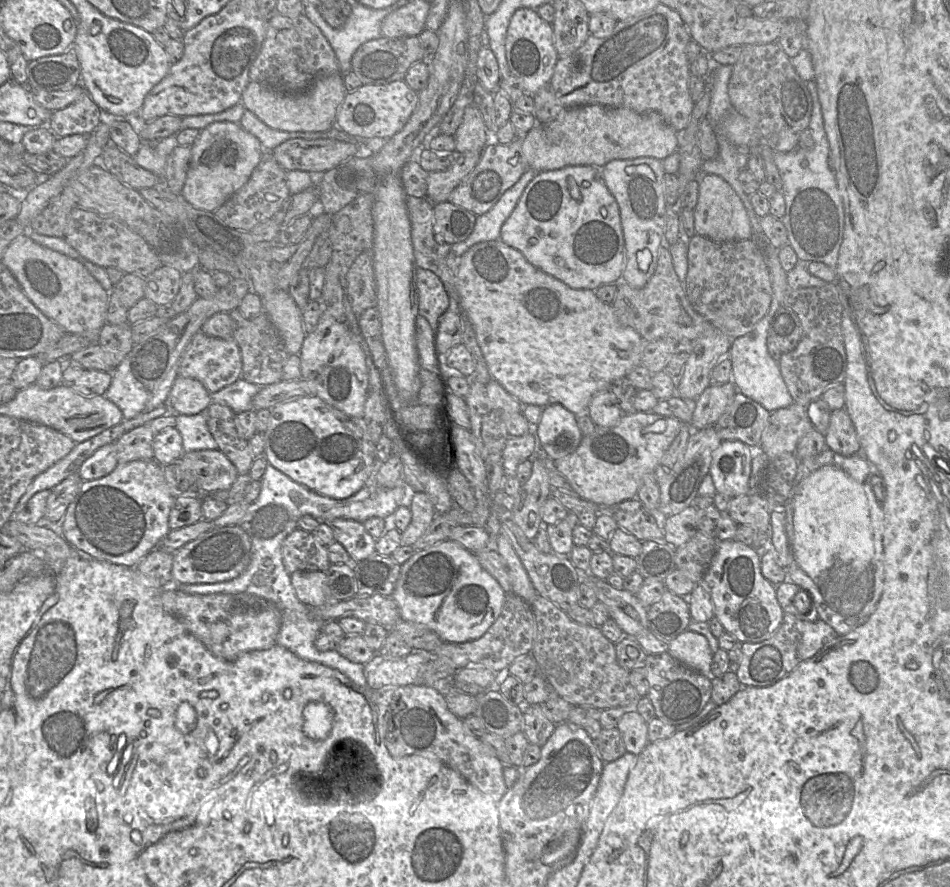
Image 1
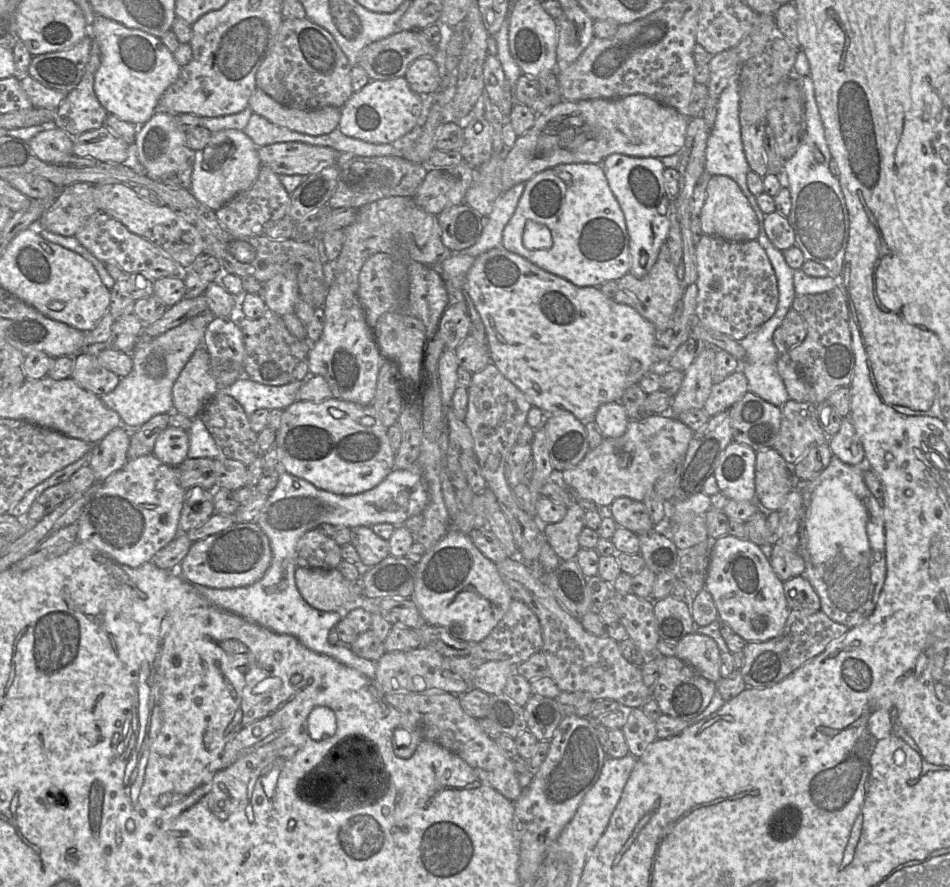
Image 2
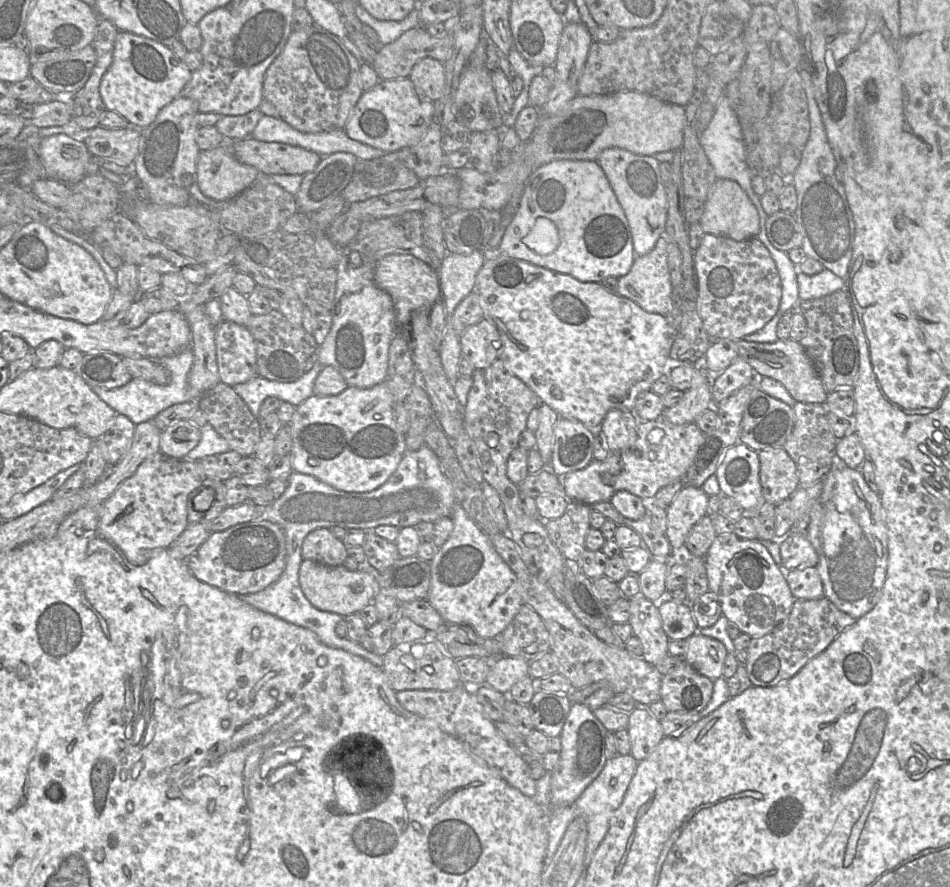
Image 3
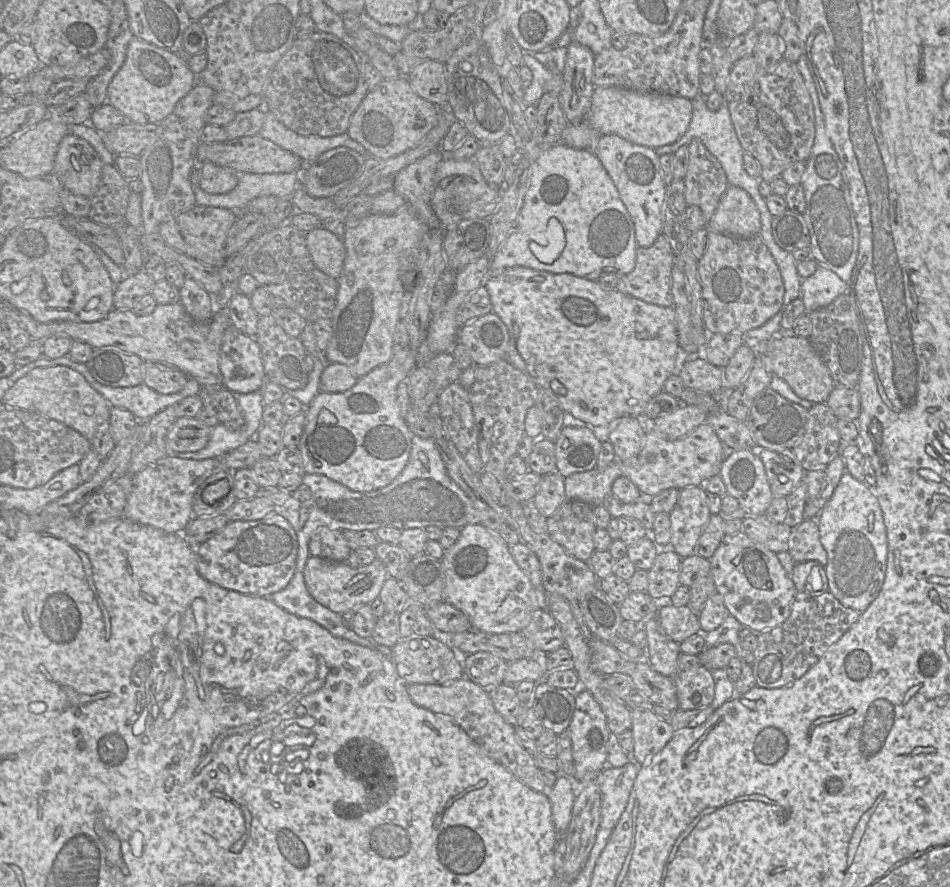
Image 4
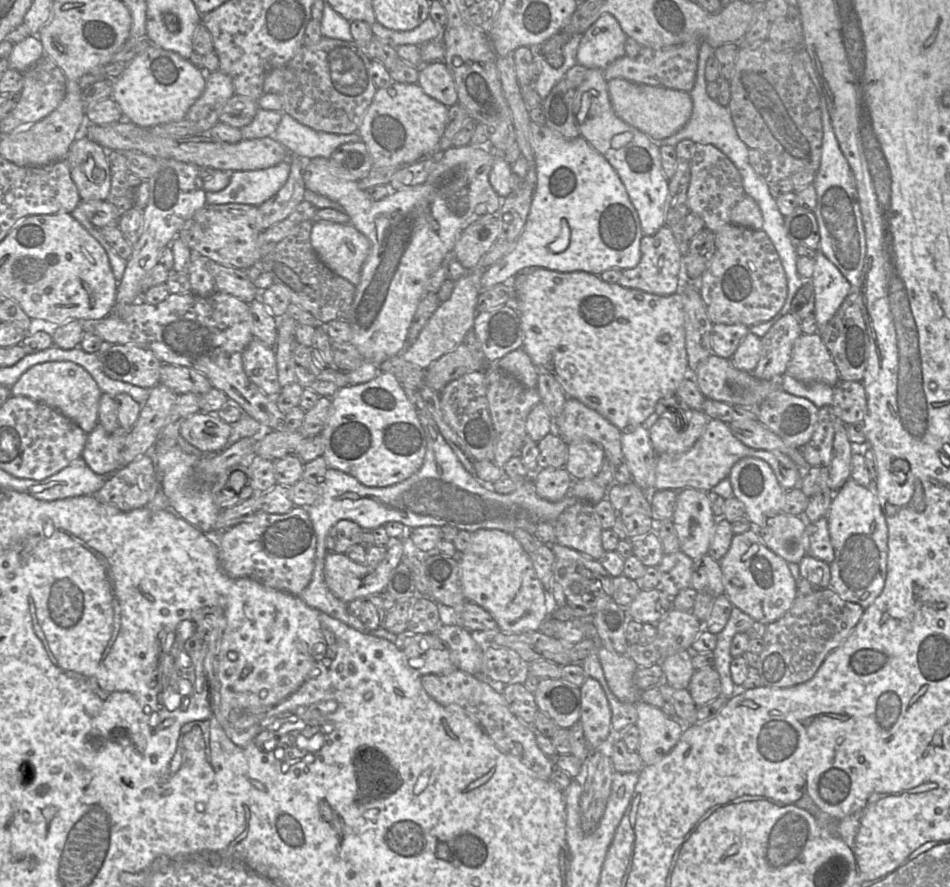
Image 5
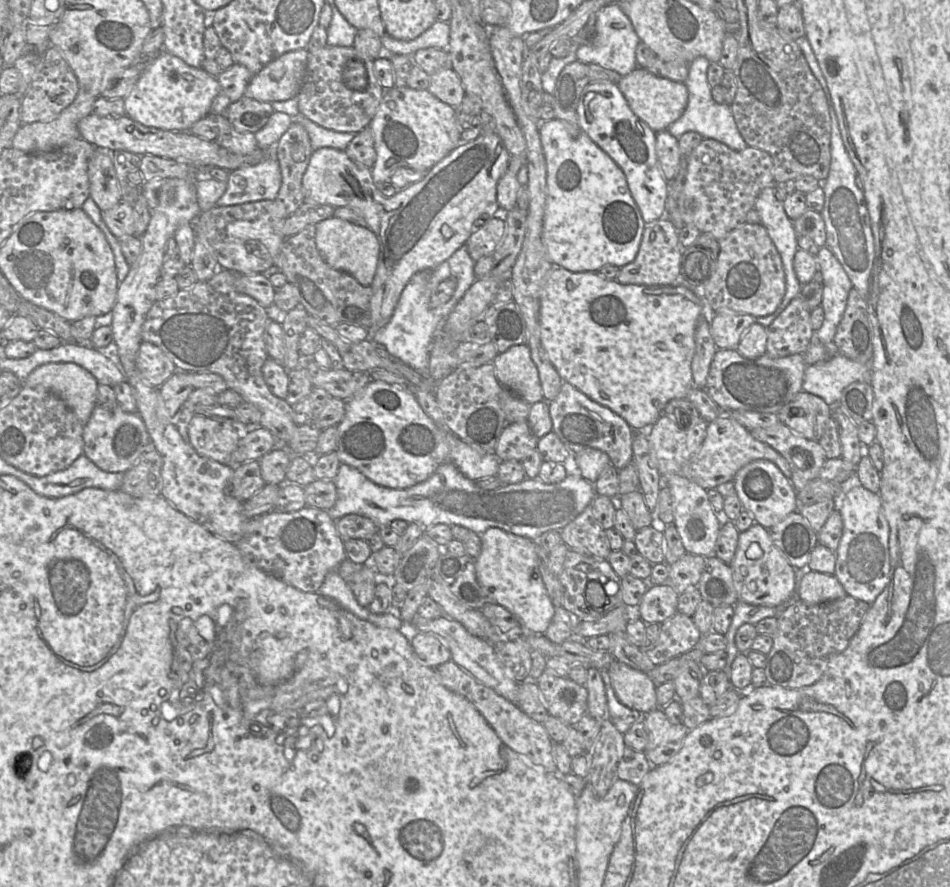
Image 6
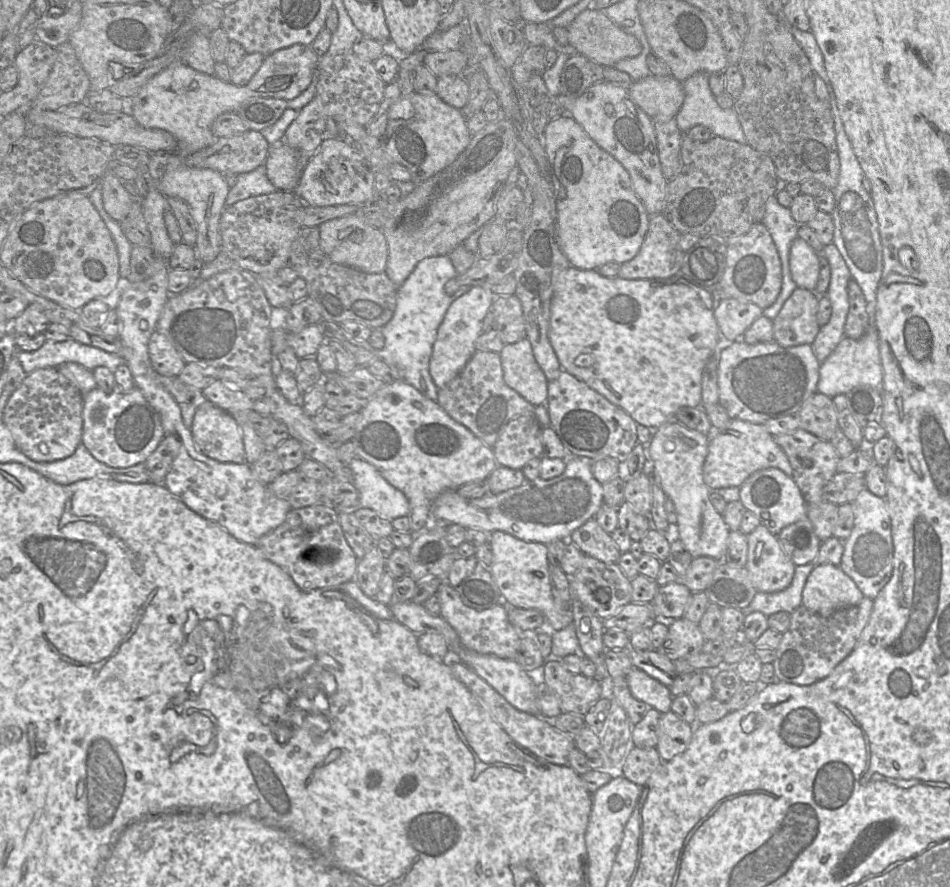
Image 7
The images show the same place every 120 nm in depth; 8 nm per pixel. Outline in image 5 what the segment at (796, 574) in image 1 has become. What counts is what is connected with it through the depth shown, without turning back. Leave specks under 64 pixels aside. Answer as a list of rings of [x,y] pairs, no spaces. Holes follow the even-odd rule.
[[[849,479],[833,495],[826,515],[834,560],[830,563],[830,587],[845,601],[858,603],[867,609],[880,596],[887,578],[888,527],[878,498],[872,487],[863,487]]]

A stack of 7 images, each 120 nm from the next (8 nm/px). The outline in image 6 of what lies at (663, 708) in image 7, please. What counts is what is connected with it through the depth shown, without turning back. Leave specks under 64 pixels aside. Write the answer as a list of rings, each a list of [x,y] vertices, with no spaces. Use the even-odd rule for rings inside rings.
[[[614,660],[607,669],[618,699],[627,707],[646,714],[658,707],[656,684],[650,676]]]

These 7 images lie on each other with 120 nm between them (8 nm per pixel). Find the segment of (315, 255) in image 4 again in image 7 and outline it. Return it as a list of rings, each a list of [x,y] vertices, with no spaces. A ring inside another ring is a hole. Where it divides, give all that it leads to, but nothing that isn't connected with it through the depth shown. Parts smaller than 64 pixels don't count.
[[[354,213],[329,220],[321,224],[319,230],[320,247],[332,262],[370,274],[385,271],[388,245],[383,232],[368,225]]]

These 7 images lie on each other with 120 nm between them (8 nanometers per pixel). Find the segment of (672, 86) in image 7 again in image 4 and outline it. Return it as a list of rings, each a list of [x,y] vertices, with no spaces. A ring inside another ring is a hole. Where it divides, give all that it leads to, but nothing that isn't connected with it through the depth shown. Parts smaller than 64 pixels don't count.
[[[594,87],[591,105],[578,124],[569,124],[562,133],[562,144],[575,149],[592,150],[601,136],[617,135],[637,145],[656,149],[679,140],[692,119],[692,101],[655,92],[621,87]]]

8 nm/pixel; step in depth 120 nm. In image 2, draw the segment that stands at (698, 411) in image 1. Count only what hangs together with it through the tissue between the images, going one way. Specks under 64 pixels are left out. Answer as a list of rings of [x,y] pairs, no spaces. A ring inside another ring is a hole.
[[[738,369],[722,382],[713,384],[703,409],[710,417],[715,416],[730,409],[747,391],[747,379]]]

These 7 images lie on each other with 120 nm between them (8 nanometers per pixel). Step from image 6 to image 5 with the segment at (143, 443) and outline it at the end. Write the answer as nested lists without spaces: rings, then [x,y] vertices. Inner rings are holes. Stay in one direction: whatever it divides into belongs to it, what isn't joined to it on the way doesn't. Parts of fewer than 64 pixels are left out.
[[[98,423],[87,434],[82,458],[89,468],[98,475],[110,476],[121,467],[121,451],[126,441],[127,431],[118,428],[107,432]]]

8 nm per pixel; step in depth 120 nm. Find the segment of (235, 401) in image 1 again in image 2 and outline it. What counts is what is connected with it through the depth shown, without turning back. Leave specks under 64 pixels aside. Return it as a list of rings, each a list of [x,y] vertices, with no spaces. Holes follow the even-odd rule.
[[[241,376],[230,386],[220,388],[218,392],[232,396],[250,416],[258,409],[284,410],[298,400],[298,391],[305,380],[294,380],[285,385],[271,386]]]

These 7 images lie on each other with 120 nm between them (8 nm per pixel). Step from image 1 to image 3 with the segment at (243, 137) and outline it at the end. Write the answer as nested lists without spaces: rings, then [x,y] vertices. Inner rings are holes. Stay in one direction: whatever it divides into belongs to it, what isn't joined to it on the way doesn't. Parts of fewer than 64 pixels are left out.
[[[226,141],[216,148],[200,152],[196,167],[196,183],[206,197],[216,201],[226,201],[250,187],[260,174],[254,166],[239,162],[233,155],[231,141]]]

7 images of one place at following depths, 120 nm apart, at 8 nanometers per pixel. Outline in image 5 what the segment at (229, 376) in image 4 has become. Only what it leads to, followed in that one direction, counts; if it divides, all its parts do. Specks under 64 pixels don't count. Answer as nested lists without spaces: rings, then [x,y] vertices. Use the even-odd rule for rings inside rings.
[[[253,339],[242,353],[243,368],[250,379],[267,396],[276,397],[281,386],[274,348],[266,346],[258,339]]]

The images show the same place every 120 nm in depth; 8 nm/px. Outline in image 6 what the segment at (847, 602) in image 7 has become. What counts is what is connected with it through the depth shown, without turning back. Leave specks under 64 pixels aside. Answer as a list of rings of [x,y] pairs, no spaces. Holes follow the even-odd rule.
[[[808,570],[799,584],[798,599],[808,604],[833,601],[846,595],[845,589],[834,574]]]

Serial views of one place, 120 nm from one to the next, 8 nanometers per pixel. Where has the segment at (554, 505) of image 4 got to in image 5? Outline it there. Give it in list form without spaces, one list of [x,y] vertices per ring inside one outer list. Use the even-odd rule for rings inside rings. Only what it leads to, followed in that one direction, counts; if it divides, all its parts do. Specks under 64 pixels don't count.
[[[565,467],[538,469],[531,477],[537,495],[551,502],[568,495],[574,481]]]

